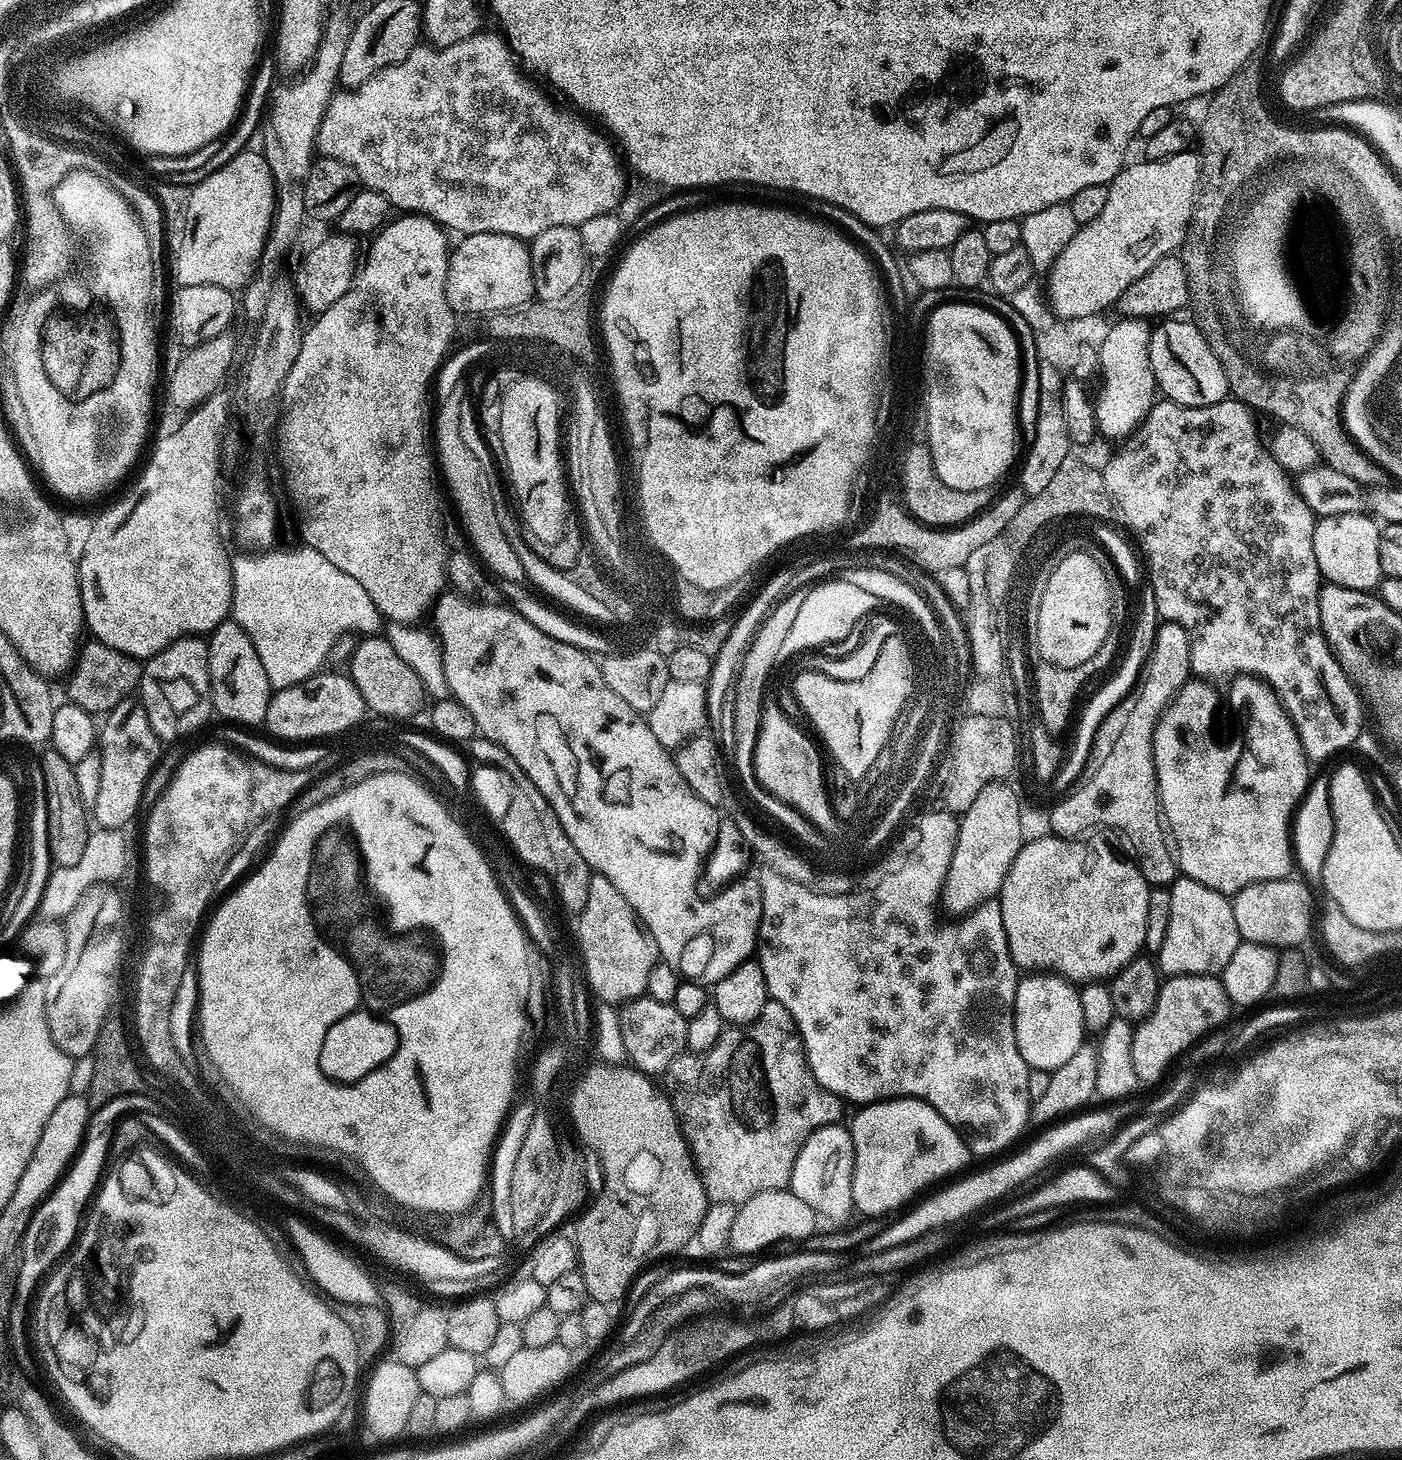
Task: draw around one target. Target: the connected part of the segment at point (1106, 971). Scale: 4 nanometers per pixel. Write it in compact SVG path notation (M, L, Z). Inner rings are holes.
M1045 834L1037 840L1030 841L1029 844L1028 841L1021 843L1020 852L1014 858L998 893L1008 953L1012 961L1016 963L1017 969L1028 974L1055 974L1064 977L1069 982L1108 982L1113 976L1117 976L1135 956L1141 955L1146 938L1146 906L1150 885L1144 880L1141 869L1137 868L1131 859L1123 855L1120 857L1104 840L1088 839L1092 838L1065 838Z

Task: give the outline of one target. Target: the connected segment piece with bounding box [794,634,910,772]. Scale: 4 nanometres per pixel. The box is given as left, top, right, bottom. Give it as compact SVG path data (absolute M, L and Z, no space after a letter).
M897 634L882 642L878 658L874 666L864 678L857 681L838 681L834 678L813 676L809 672L795 673L796 692L800 692L800 700L804 700L804 708L812 712L812 720L820 724L820 732L828 736L828 744L832 744L832 752L840 756L840 764L848 768L848 772L863 772L868 758L877 758L878 746L868 744L868 730L892 730L898 710L902 708L905 693L908 692L910 666L907 652L904 651L903 635Z

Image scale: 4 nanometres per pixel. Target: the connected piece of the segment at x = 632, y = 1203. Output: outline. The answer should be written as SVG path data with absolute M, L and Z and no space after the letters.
M609 1066L594 1076L604 1076L600 1094L592 1094L594 1088L590 1088L588 1094L584 1094L584 1090L582 1094L577 1088L574 1090L572 1128L579 1143L588 1152L596 1152L600 1159L604 1185L601 1186L596 1201L592 1200L579 1213L580 1221L576 1224L576 1232L574 1231L574 1243L578 1270L582 1278L586 1278L588 1299L620 1304L628 1287L635 1282L636 1275L647 1264L684 1249L694 1230L698 1230L702 1214L706 1214L710 1201L702 1186L692 1151L688 1149L688 1143L674 1114L674 1106L669 1102L668 1093L663 1087L653 1077L645 1076L631 1066Z

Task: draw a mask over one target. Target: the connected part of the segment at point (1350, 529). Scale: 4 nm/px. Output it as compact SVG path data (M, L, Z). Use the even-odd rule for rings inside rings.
M1364 512L1321 516L1314 530L1314 558L1318 558L1318 570L1327 583L1350 590L1372 592L1379 589L1384 576L1382 562L1378 562L1381 525Z

